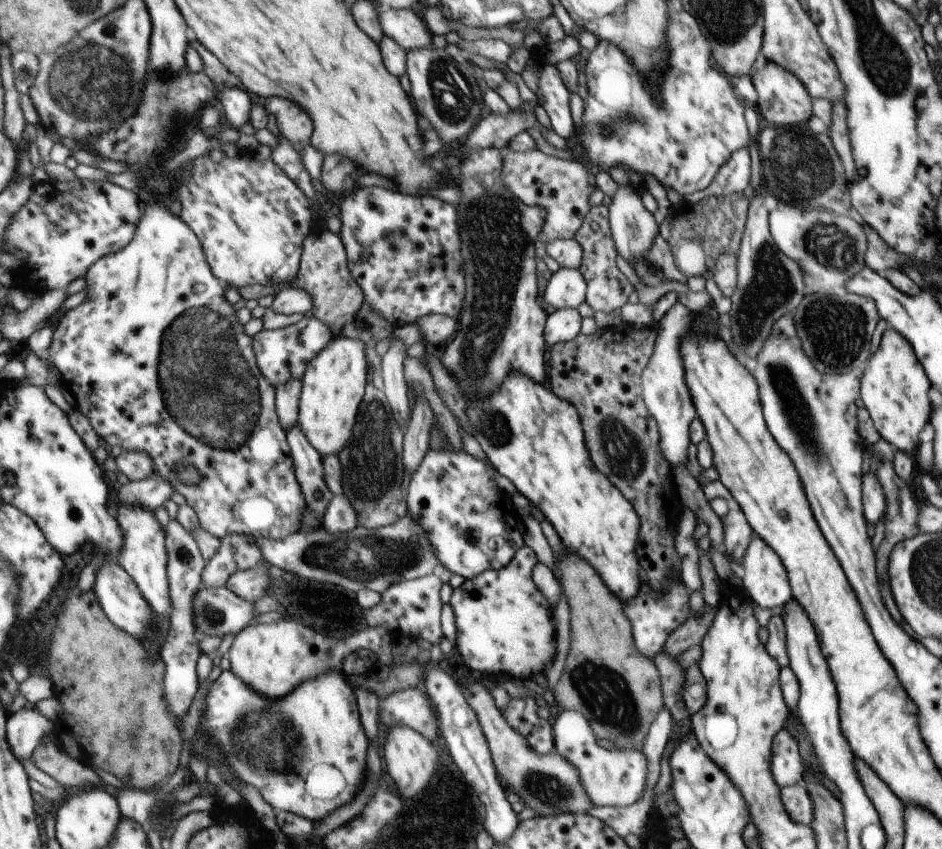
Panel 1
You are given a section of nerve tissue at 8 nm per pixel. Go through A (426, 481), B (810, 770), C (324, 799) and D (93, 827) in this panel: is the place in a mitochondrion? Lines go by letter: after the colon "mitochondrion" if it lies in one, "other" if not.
A: other
B: other
C: other
D: other

